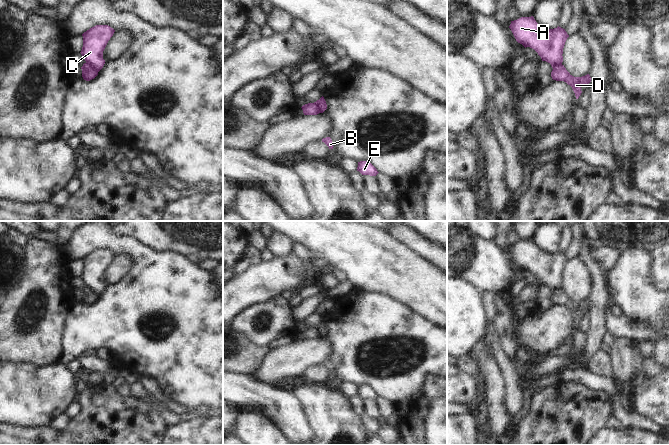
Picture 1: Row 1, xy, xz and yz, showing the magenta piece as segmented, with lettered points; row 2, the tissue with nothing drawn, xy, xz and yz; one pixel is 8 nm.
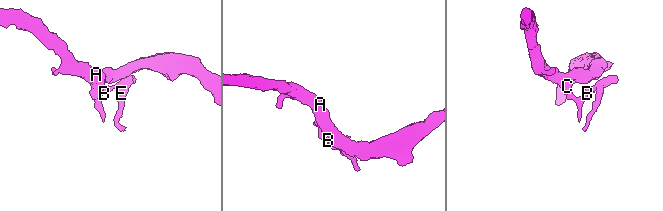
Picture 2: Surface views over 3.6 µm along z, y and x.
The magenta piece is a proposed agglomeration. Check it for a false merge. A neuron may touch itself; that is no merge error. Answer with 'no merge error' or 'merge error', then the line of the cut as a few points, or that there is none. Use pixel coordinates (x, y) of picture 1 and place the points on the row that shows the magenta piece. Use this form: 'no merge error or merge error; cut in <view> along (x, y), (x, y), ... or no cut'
merge error; cut in xy along (86, 62), (98, 71)

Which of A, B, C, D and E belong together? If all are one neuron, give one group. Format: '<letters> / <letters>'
A C / B D E

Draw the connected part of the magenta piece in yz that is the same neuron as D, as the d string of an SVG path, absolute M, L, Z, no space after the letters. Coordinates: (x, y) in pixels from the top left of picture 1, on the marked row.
M556 65L552 72L551 77L556 81L564 81L570 85L575 93L576 99L581 95L581 86L583 84L589 84L591 82L591 77L589 74L582 77L572 76L564 67L564 65Z

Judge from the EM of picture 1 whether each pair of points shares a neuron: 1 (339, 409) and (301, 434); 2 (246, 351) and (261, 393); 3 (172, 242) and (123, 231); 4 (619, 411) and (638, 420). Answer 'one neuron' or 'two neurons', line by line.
1: two neurons
2: two neurons
3: one neuron
4: one neuron

